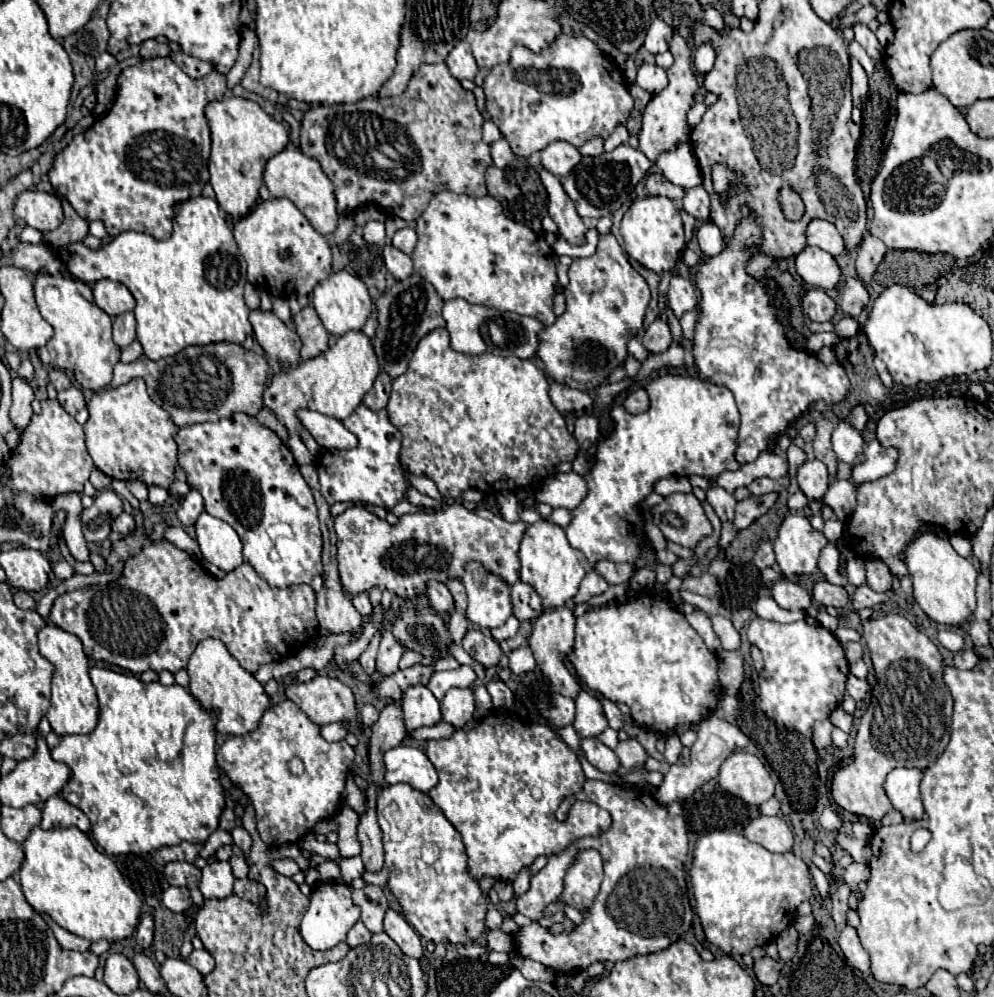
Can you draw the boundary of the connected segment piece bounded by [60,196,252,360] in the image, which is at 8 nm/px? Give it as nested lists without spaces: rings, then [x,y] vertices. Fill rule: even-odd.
[[[198,196],[178,204],[174,232],[168,240],[156,240],[140,232],[122,232],[98,250],[90,250],[82,242],[70,244],[60,250],[60,258],[66,262],[70,274],[86,284],[94,284],[100,278],[110,278],[124,284],[132,292],[136,298],[136,336],[150,360],[174,356],[186,346],[206,346],[212,342],[244,344],[246,336],[252,334],[252,326],[248,322],[250,310],[242,298],[246,284],[246,264],[214,198]]]

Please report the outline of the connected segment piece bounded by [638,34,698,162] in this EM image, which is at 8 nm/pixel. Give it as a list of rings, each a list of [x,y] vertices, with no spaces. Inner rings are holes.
[[[674,34],[672,42],[670,42],[670,52],[674,54],[674,64],[668,68],[668,80],[670,82],[662,92],[654,94],[650,104],[646,106],[644,118],[642,118],[642,132],[638,136],[640,150],[646,154],[646,158],[650,162],[654,162],[660,156],[660,152],[672,150],[676,146],[676,142],[682,142],[684,136],[688,136],[690,126],[686,122],[686,112],[694,104],[694,94],[698,90],[688,42],[684,38],[680,38],[678,34]]]

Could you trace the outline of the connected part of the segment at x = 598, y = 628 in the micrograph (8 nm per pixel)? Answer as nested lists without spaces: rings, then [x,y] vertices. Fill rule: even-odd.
[[[642,594],[630,602],[606,604],[578,618],[576,642],[568,654],[576,674],[590,690],[600,692],[612,702],[624,702],[632,710],[634,722],[654,732],[666,734],[684,724],[698,724],[710,716],[722,696],[718,680],[718,658],[712,654],[700,634],[688,624],[686,616],[660,594]]]

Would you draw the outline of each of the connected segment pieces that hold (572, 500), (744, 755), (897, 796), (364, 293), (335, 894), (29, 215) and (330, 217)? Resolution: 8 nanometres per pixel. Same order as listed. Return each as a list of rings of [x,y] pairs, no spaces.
[[[576,472],[554,474],[536,492],[538,502],[546,502],[552,508],[568,508],[568,510],[576,508],[576,504],[580,504],[584,496],[586,496],[586,484],[584,478],[578,476]]]
[[[742,750],[724,760],[718,784],[732,796],[742,798],[748,806],[760,806],[774,796],[774,784],[764,764],[756,756]]]
[[[896,768],[886,778],[886,794],[896,810],[902,812],[906,820],[920,820],[924,808],[920,800],[920,768]]]
[[[334,272],[330,274],[326,280],[318,282],[312,290],[312,306],[316,308],[324,328],[332,334],[332,336],[342,336],[350,330],[362,330],[364,322],[368,320],[370,312],[372,312],[372,300],[368,296],[368,290],[366,290],[366,284],[348,274],[348,272]]]
[[[320,882],[312,888],[310,894],[310,908],[302,918],[302,938],[312,950],[328,950],[334,948],[336,944],[346,940],[348,930],[358,922],[360,918],[360,908],[354,904],[350,888],[346,884],[336,884],[336,882]]]
[[[26,190],[16,198],[14,220],[20,226],[32,226],[36,230],[48,232],[56,230],[62,222],[62,204],[54,194]]]
[[[286,148],[274,158],[268,160],[266,170],[264,170],[264,184],[268,186],[270,194],[274,198],[288,198],[296,204],[296,208],[310,220],[314,230],[320,234],[328,236],[336,230],[338,224],[338,212],[336,212],[336,198],[334,198],[334,188],[328,176],[324,176],[320,164],[314,158],[304,156],[296,148]]]

